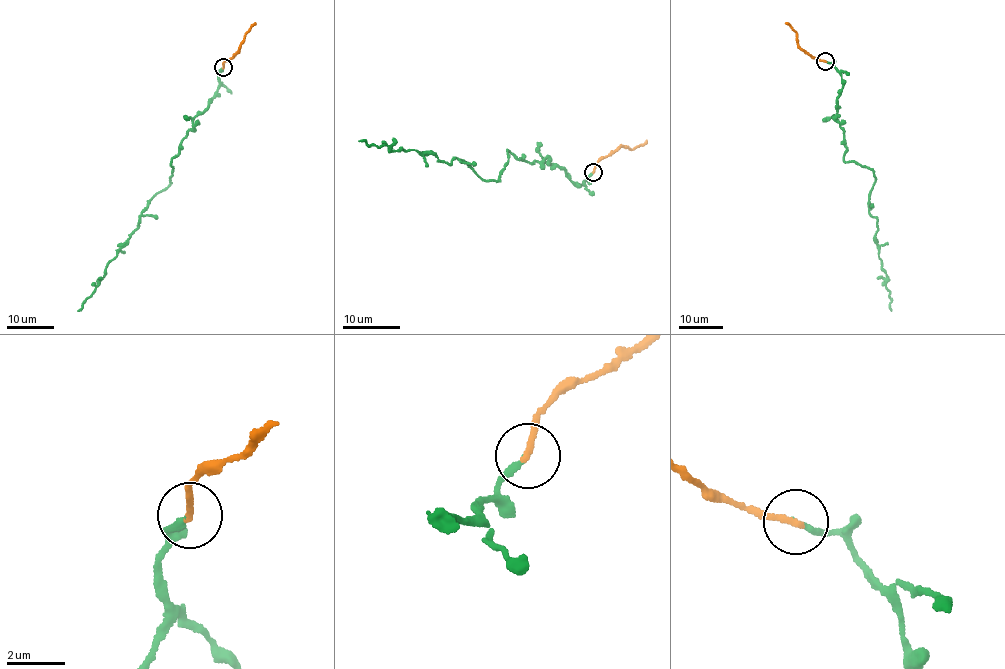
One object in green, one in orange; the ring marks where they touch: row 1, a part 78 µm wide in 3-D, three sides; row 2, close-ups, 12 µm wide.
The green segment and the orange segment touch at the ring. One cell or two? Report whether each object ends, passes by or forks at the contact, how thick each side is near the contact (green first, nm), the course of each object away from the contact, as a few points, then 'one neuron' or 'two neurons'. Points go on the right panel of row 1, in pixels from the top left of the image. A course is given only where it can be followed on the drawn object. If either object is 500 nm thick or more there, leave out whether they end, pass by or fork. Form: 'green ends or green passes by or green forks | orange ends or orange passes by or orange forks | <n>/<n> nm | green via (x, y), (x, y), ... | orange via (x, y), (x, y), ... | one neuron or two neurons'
green ends | orange ends | 200/220 nm | green via (826, 62), (843, 85), (836, 120), (843, 159), (874, 174), (869, 213), (877, 220), (891, 311) | orange via (825, 61), (803, 51), (796, 33), (785, 22) | two neurons

